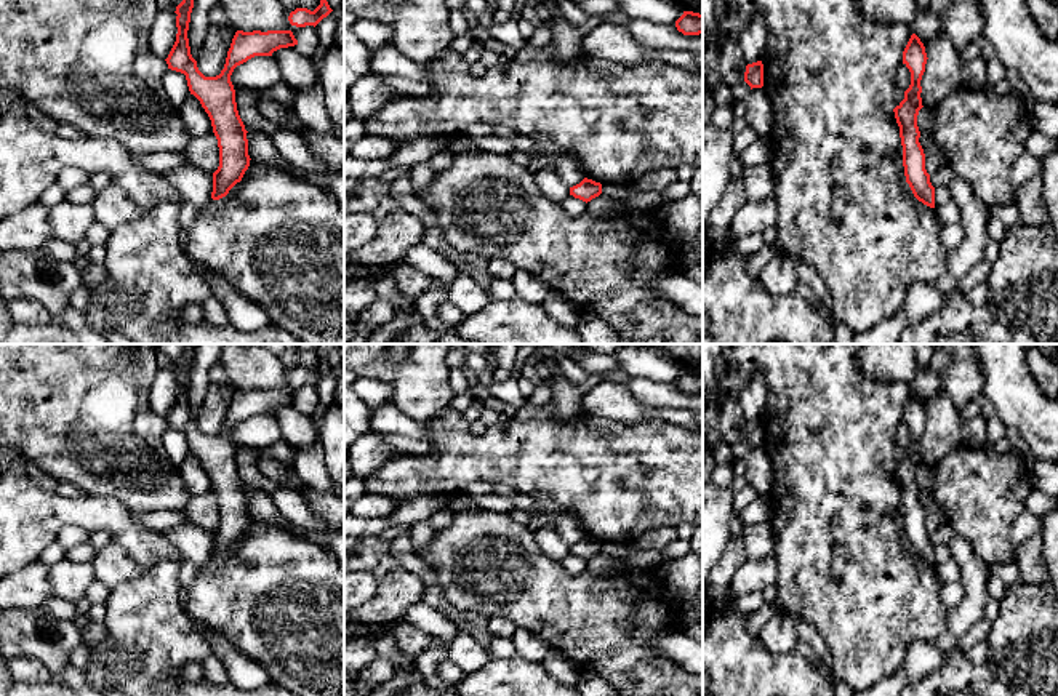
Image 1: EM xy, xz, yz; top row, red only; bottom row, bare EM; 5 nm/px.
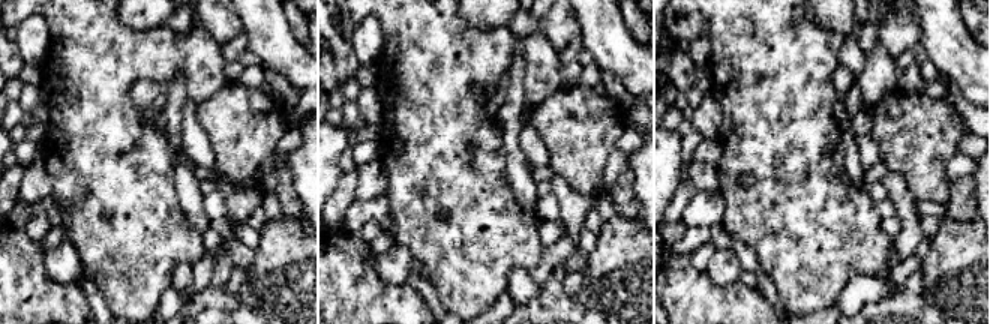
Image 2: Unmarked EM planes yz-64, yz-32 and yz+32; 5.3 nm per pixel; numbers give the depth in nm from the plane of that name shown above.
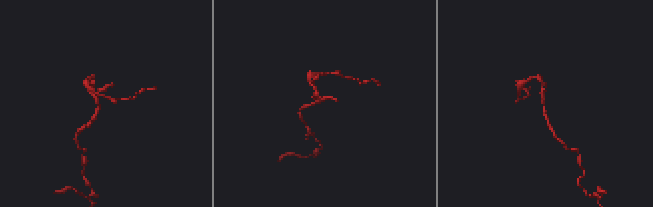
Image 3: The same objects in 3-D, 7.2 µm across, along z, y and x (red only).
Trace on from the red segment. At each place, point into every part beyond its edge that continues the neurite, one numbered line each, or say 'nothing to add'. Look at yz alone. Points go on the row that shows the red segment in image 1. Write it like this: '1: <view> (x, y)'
nothing to add

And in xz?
nothing to add

